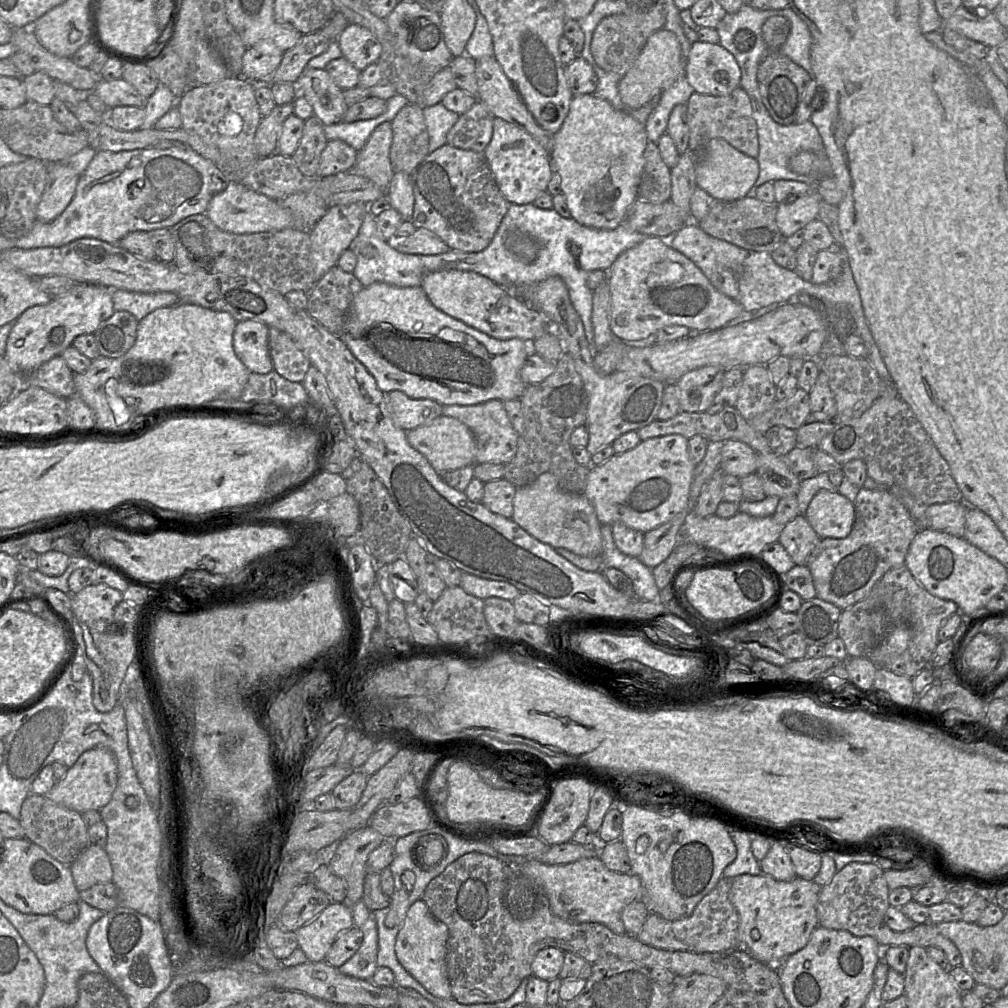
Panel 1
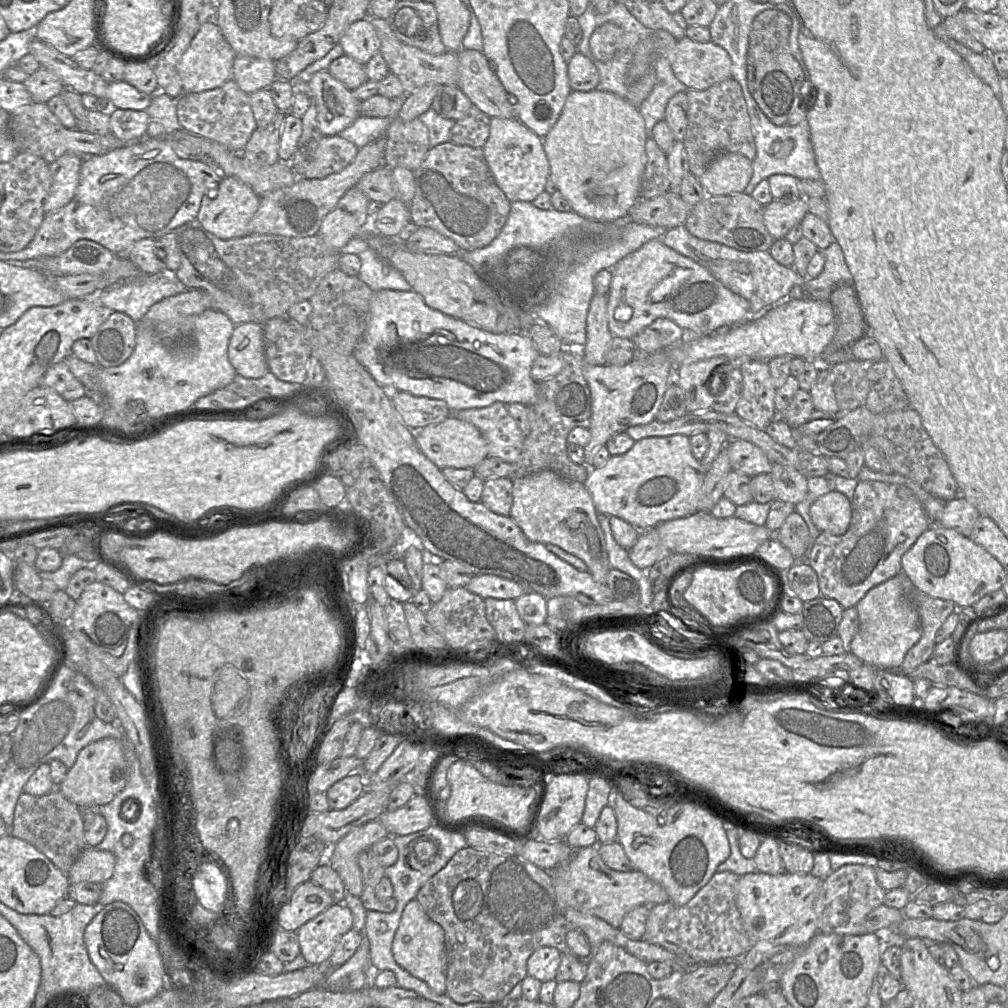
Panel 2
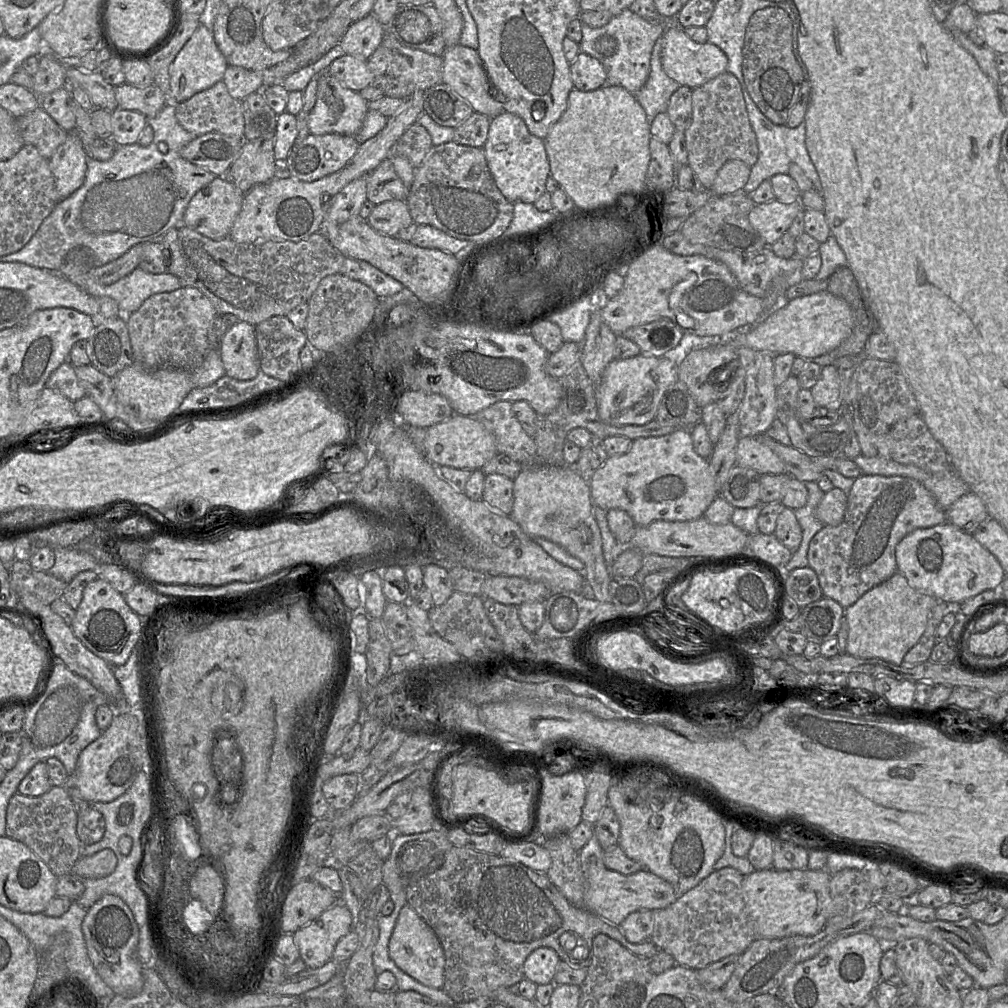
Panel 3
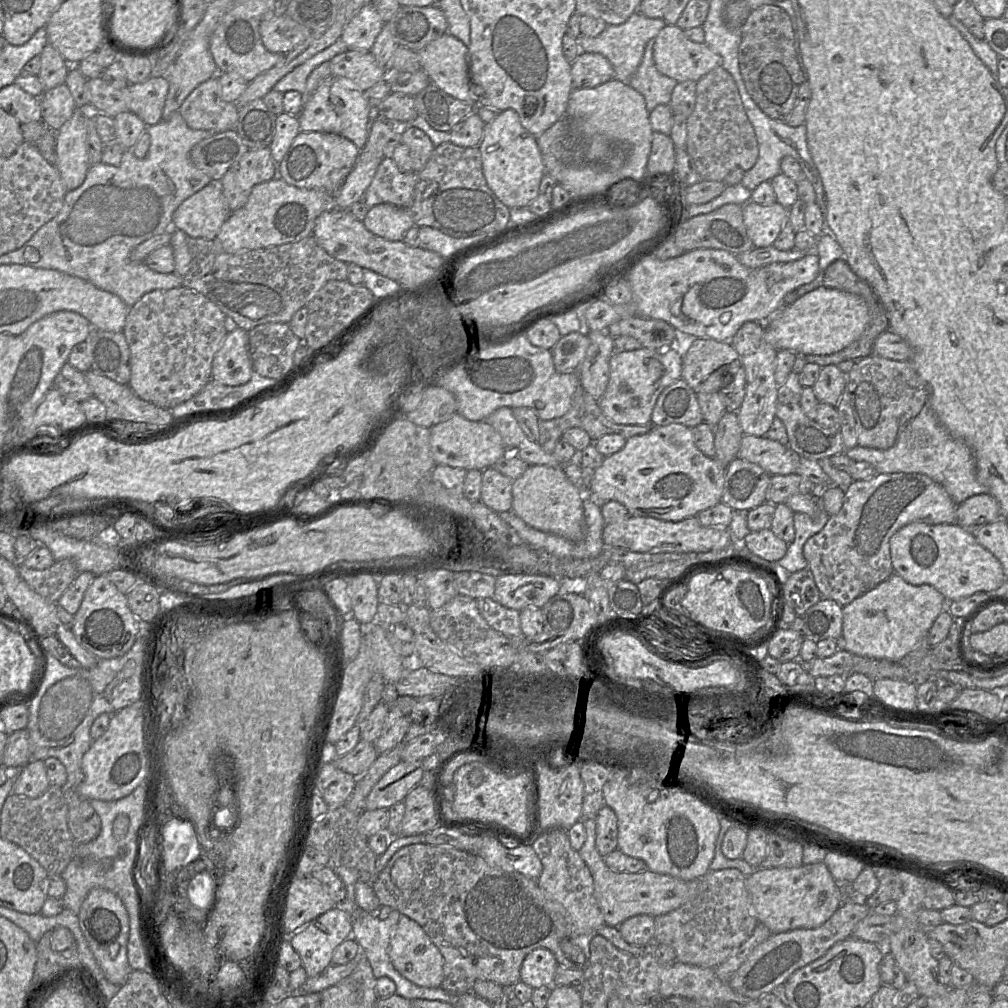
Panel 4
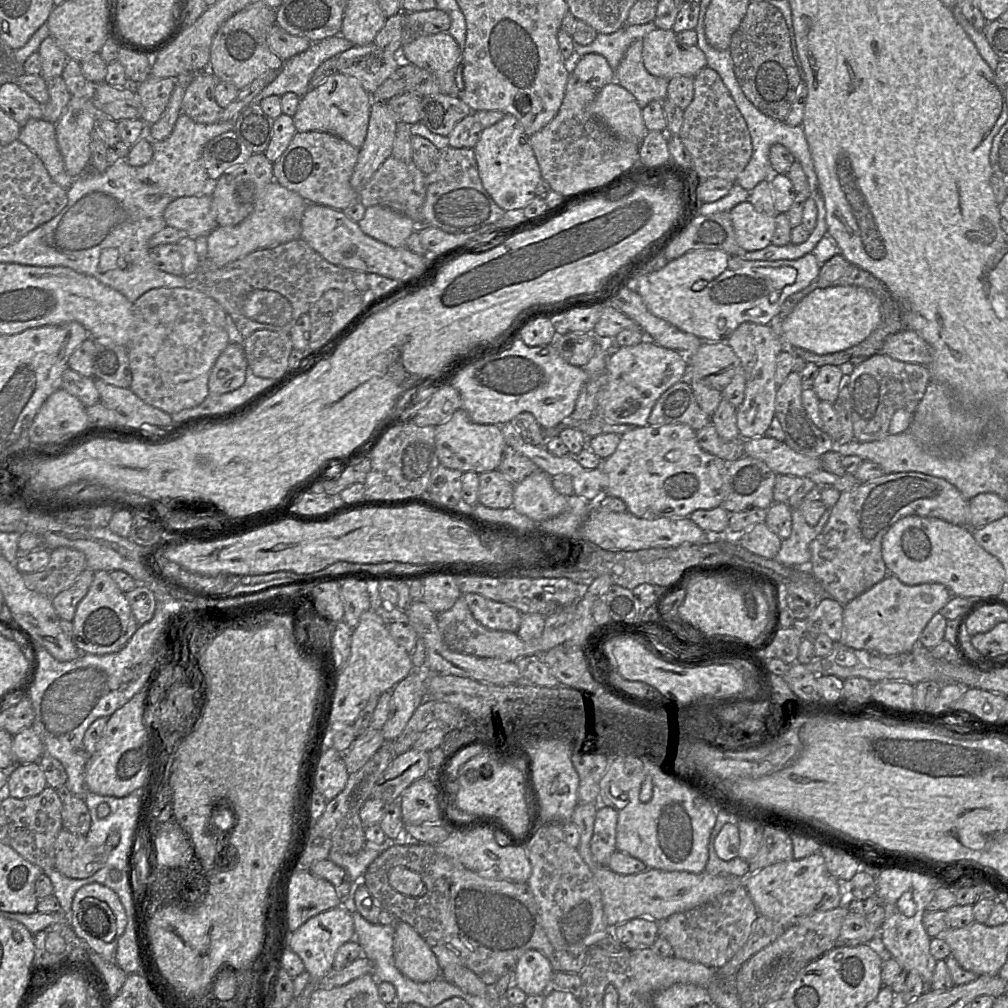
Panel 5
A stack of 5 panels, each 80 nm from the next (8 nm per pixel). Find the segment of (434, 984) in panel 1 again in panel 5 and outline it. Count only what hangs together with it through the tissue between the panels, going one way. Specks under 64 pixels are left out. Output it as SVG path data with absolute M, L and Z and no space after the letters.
M397 921L393 942L396 968L414 982L431 982L441 975L435 954L409 924Z

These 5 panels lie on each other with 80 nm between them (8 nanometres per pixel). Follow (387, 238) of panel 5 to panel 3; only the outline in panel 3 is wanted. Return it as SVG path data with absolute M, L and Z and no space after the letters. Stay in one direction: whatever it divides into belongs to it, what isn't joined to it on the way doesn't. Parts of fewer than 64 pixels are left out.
M391 200L375 205L367 222L374 230L397 237L402 229L413 223L413 220L406 201Z

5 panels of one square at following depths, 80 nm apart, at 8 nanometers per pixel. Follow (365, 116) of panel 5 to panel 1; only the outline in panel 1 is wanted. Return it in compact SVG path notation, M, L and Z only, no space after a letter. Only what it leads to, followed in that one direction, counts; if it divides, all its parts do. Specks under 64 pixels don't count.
M306 68L298 82L302 94L312 106L314 115L323 126L339 123L348 109L343 91L326 69Z

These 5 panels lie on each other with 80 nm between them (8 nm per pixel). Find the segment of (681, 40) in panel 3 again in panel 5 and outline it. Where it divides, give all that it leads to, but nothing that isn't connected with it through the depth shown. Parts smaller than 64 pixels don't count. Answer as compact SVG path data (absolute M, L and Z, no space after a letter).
M655 29L642 39L642 61L646 70L653 76L671 79L675 76L695 75L707 67L706 56L697 45L682 43L673 30Z

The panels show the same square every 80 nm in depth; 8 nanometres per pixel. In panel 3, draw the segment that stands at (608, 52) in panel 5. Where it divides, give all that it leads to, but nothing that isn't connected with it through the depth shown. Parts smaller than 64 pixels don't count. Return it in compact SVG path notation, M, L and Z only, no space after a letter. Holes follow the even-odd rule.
M629 8L612 16L609 22L600 28L592 28L581 22L582 38L579 42L580 52L596 58L606 71L606 85L621 86L635 94L649 76L650 59L654 44L665 32L664 24L652 23L632 12ZM602 36L611 36L617 42L617 49L611 56L604 56L596 49L596 42Z

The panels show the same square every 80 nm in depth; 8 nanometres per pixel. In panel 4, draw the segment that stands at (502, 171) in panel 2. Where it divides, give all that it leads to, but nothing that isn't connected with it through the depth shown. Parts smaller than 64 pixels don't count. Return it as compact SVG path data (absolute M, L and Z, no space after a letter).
M512 109L497 112L494 119L485 125L478 148L482 158L483 175L496 197L508 208L528 207L539 195L545 167L537 137L521 125L518 114Z

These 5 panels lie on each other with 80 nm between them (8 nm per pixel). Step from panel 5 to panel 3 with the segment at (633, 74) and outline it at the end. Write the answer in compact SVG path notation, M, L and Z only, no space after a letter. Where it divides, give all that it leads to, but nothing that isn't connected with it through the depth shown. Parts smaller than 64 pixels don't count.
M661 36L656 40L652 50L647 81L639 91L633 94L644 109L649 124L657 114L667 111L671 95L681 86L664 72L661 63L662 49Z

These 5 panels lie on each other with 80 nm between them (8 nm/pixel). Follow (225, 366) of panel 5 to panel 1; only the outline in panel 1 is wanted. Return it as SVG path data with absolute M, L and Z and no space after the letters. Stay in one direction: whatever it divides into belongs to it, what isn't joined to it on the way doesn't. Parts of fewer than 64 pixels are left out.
M256 320L236 323L233 349L236 356L252 373L267 374L273 369L268 347L269 327Z

